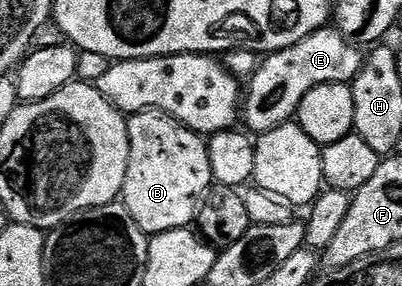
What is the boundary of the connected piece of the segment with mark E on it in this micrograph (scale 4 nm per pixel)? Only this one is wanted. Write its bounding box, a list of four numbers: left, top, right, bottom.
[240,27,363,135]

